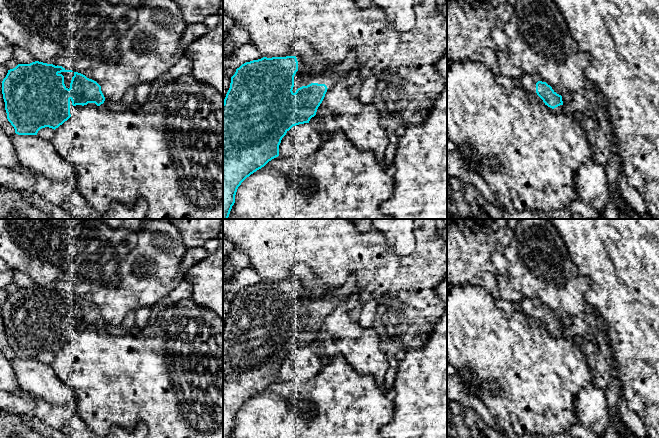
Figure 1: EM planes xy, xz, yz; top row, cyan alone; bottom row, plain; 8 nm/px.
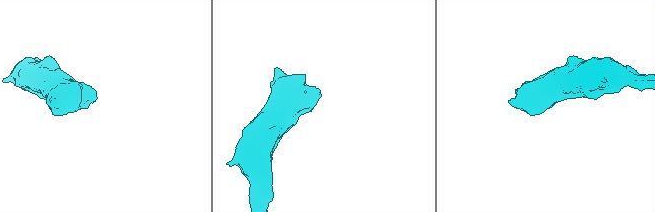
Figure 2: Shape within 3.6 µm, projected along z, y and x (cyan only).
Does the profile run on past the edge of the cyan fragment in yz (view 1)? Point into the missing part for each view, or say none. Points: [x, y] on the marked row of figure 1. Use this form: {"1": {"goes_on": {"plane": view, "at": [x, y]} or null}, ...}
{"1": {"goes_on": {"plane": "yz", "at": [531, 91]}}}

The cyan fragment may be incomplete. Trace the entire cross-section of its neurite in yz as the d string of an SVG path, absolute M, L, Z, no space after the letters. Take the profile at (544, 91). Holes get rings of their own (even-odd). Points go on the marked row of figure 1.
M538 81L536 83L536 91L529 89L530 94L534 94L541 103L554 109L563 105L562 96L557 94L546 82Z

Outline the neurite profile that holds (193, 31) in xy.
M203 22L187 24L181 37L182 45L187 47L193 41L204 36L208 30L209 28Z

